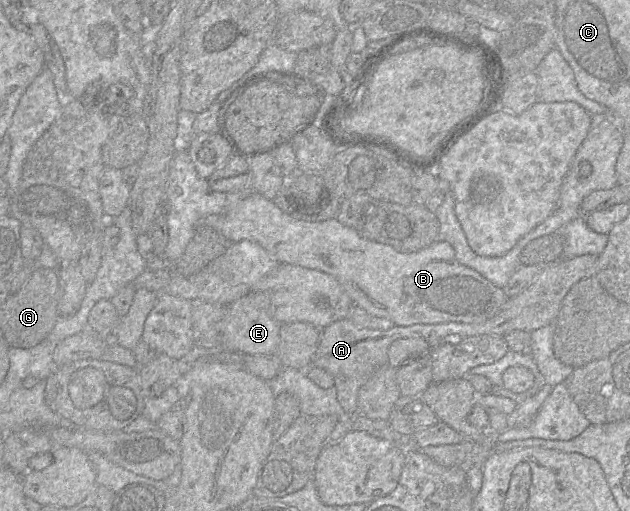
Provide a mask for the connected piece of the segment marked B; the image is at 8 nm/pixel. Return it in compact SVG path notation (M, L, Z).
M177 151L171 161L165 207L169 237L163 255L170 261L175 262L183 255L197 226L207 225L232 243L242 240L258 243L278 263L314 269L333 276L347 292L354 306L363 308L372 316L390 320L394 326L479 324L493 318L509 299L503 289L493 285L474 269L460 264L453 247L446 241L437 240L417 252L400 253L389 245L362 237L357 230L341 224L336 218L322 221L296 219L252 187L234 193L213 191L207 179L197 174L188 151Z

